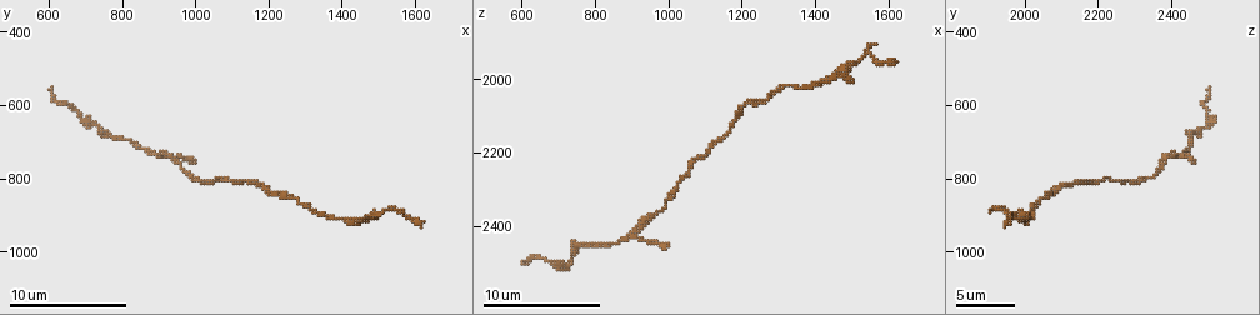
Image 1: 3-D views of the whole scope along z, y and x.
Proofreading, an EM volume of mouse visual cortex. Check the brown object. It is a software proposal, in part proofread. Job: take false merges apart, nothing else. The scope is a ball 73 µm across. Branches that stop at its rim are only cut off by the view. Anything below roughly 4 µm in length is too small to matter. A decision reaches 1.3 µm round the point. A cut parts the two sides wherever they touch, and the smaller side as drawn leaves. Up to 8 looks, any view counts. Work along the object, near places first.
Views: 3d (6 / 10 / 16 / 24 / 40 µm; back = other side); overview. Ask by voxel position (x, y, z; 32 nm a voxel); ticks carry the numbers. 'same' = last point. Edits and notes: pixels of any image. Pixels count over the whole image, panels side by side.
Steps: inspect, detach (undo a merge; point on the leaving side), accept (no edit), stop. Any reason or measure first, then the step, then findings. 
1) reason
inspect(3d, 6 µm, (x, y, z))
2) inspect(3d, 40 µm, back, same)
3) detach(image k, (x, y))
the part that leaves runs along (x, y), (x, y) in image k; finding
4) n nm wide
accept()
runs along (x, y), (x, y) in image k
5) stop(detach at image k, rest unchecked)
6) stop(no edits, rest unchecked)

sudden change in width
inspect(3d, 10 µm, (700, 640, 2510))

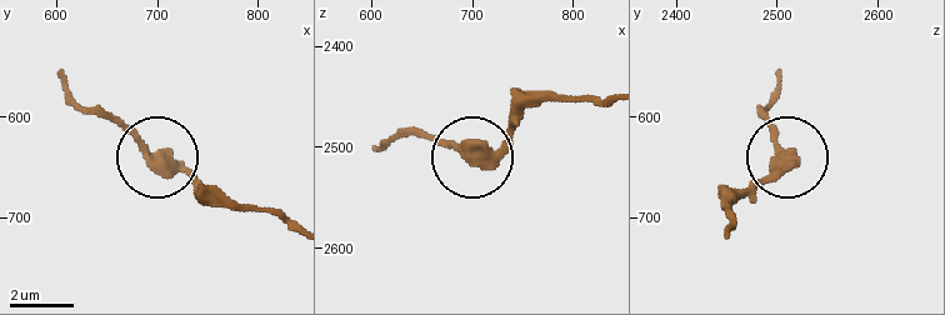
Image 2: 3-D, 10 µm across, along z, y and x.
accept()
runs along (605, 95), (540, 100), (500, 143), (476, 154), (414, 135) in image 2; continuous, no second cell

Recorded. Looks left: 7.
inspect(3d, 16 µm, (1250, 850, 2060))

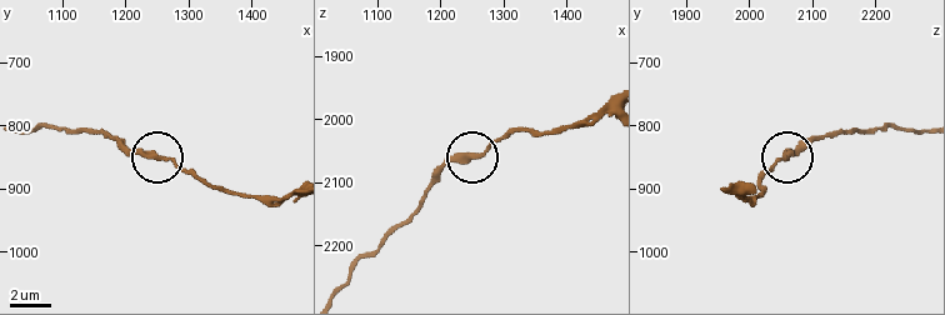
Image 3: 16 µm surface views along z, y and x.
accept()
runs along (51, 129), (114, 134), (130, 148), (166, 156), (189, 173) in image 3; all the same cell

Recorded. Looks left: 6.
thick turns thin
inspect(3d, 16 µm, (1560, 890, 1950))

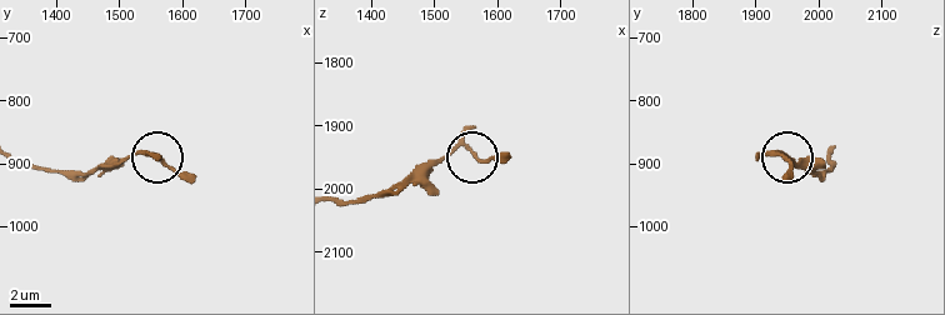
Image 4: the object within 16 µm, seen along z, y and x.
accept()
runs along (830, 153), (829, 170), (809, 170), (776, 154), (786, 160) in image 4; all the same cell

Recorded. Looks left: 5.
thick turns thin
inspect(3d, 16 µm, (1430, 920, 2000))

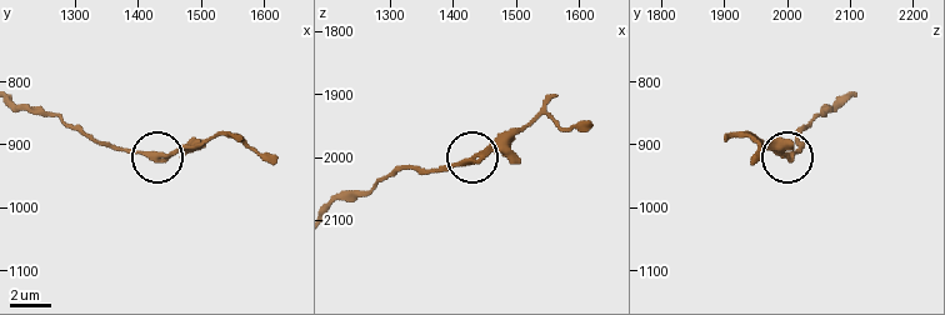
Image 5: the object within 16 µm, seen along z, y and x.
accept()
runs along (338, 199), (408, 168), (463, 165), (511, 139) in image 5; continuous, no second cell

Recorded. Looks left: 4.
stop(no edits, rest unchecked)

